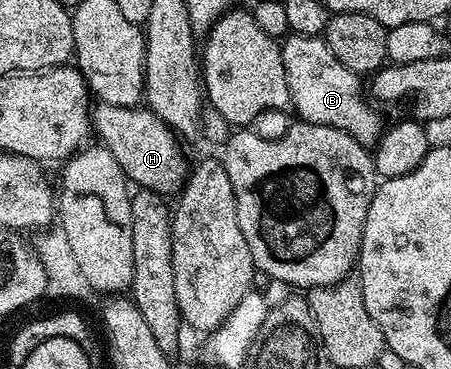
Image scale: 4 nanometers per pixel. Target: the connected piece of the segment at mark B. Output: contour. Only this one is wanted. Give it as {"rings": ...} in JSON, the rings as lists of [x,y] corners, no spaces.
{"rings":[[[295,33],[286,36],[280,42],[280,47],[289,100],[292,108],[297,108],[296,116],[303,121],[342,129],[363,146],[376,146],[377,138],[383,132],[383,124],[381,125],[380,115],[376,113],[378,110],[363,96],[362,78],[343,67],[339,59],[335,59],[321,37],[304,37]]]}

